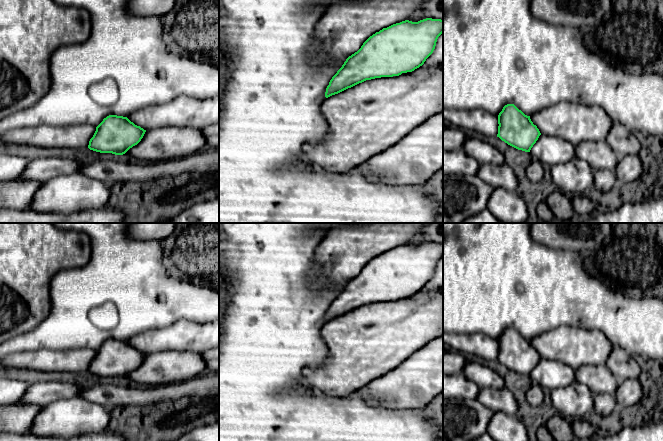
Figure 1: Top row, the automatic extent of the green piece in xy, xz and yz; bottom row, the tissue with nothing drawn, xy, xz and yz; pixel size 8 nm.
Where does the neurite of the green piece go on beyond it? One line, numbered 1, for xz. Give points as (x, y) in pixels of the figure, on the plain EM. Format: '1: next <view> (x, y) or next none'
1: next none

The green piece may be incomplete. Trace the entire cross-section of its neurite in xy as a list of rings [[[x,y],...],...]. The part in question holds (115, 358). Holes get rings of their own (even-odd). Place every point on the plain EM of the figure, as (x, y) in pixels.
[[[109,339],[96,351],[88,372],[100,377],[123,379],[141,365],[145,356],[127,341]]]

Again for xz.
[[[409,244],[383,252],[349,280],[332,301],[325,321],[338,318],[366,304],[399,300],[424,288],[443,257],[443,244]]]

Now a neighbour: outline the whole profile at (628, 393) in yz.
[[[627,379],[619,383],[615,392],[619,409],[634,406],[641,400],[642,394],[643,389],[639,379]]]

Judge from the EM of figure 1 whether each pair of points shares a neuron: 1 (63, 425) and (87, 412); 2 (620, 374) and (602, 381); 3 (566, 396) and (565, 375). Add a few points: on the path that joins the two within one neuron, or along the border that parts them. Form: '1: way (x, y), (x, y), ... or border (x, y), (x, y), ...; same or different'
1: way (69, 419), (71, 417), (81, 417); same
2: border (605, 364), (618, 383); different
3: border (575, 380), (568, 385), (556, 387), (551, 391); different

